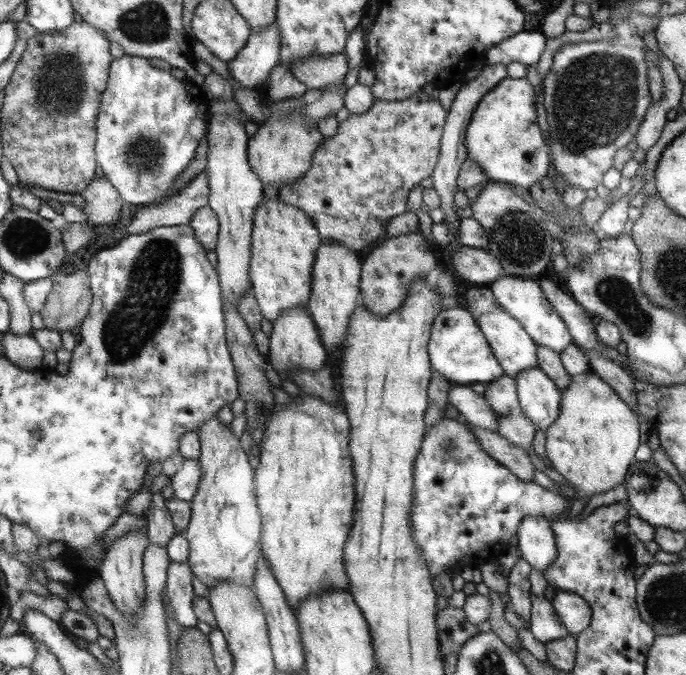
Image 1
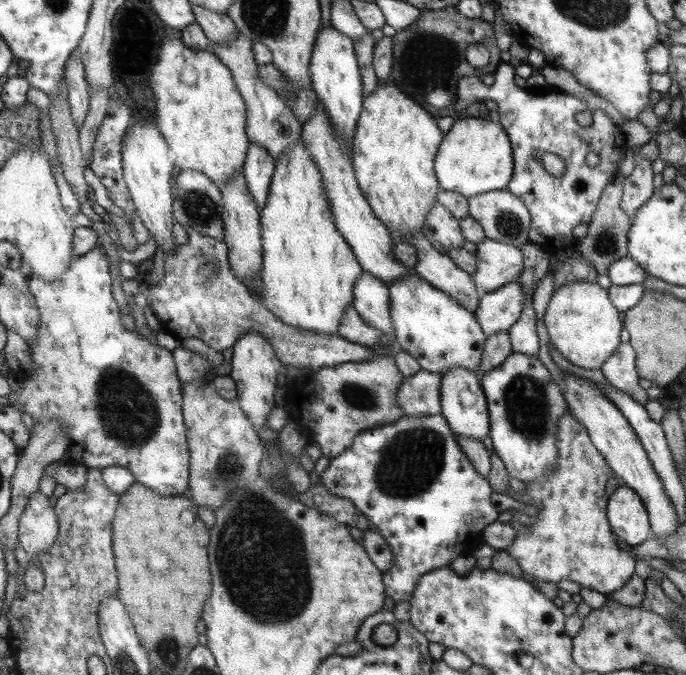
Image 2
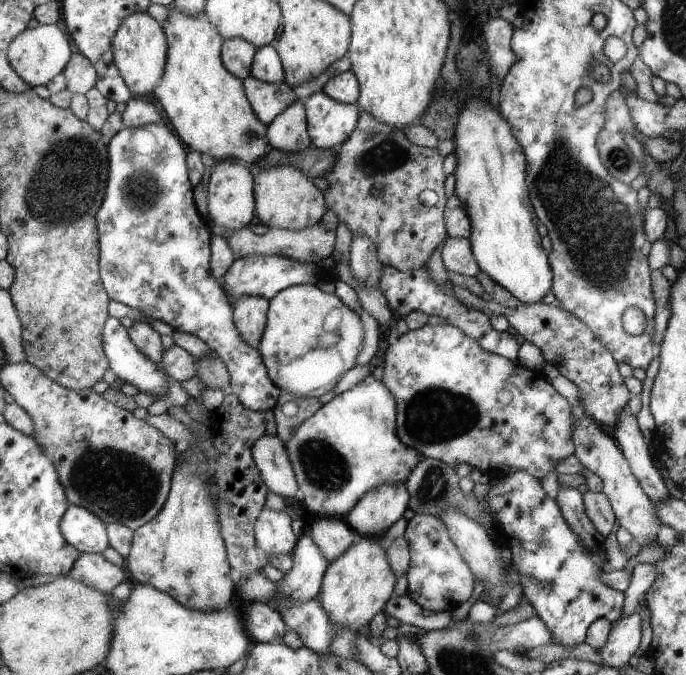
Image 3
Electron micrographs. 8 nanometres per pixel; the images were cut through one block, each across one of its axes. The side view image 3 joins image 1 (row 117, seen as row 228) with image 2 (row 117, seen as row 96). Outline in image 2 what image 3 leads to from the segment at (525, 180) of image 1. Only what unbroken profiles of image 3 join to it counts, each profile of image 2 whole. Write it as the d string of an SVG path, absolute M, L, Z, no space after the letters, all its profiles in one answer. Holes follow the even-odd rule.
M478 117L456 119L442 138L434 158L434 173L441 190L457 192L466 199L505 189L512 173L510 139L500 123Z

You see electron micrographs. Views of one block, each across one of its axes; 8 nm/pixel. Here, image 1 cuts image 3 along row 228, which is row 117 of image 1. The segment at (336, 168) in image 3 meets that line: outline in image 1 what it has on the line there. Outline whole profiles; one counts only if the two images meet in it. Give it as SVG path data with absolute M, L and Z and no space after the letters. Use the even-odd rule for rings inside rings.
M422 92L401 101L377 98L369 111L349 113L347 119L339 123L335 135L323 136L322 144L314 152L311 168L295 182L279 188L276 198L308 215L323 242L341 242L347 250L361 251L383 232L387 218L405 212L407 192L434 172L447 113L436 98Z

